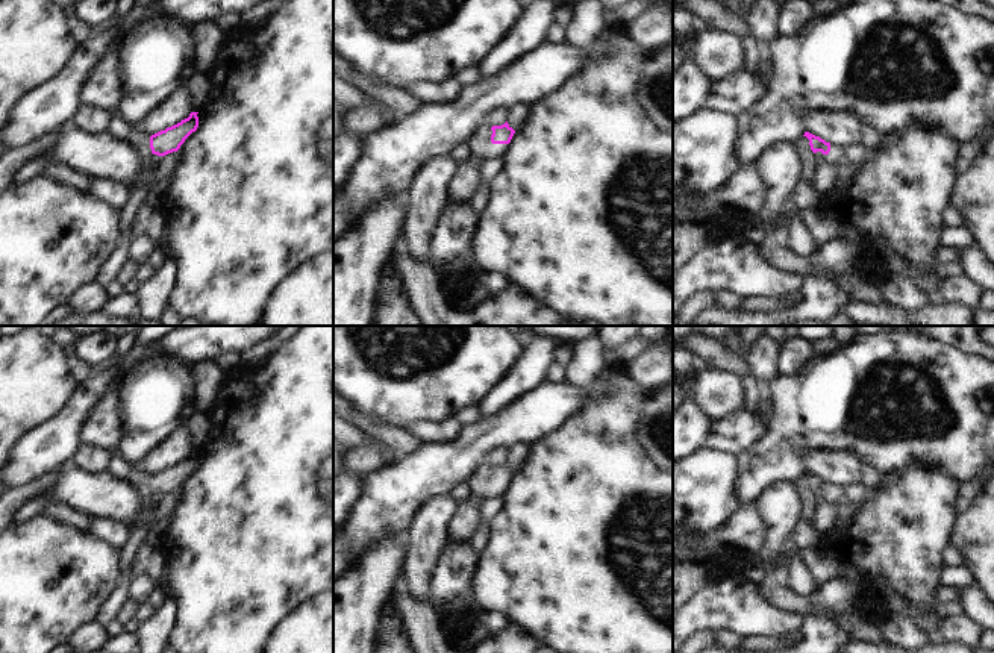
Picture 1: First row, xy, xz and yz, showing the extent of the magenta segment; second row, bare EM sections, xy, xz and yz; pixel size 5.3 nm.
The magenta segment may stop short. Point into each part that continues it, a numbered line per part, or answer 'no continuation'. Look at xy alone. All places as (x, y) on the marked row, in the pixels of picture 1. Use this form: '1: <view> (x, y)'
1: xy (140, 141)

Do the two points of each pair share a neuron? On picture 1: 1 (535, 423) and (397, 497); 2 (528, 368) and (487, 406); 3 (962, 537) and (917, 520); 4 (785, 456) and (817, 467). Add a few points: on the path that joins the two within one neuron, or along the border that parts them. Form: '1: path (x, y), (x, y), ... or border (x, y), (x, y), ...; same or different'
1: path (500, 431), (482, 437), (453, 461), (432, 468); same
2: path (517, 379), (497, 399); same
3: border (959, 514), (953, 526), (950, 544); different
4: border (835, 450), (808, 450), (803, 455), (805, 470); different

